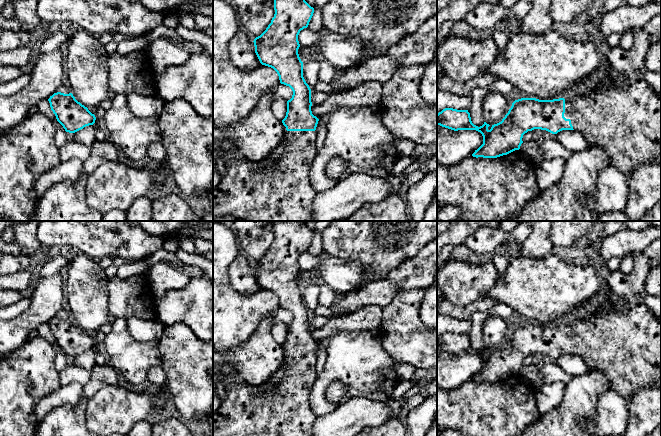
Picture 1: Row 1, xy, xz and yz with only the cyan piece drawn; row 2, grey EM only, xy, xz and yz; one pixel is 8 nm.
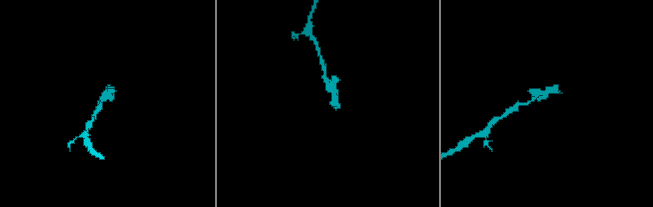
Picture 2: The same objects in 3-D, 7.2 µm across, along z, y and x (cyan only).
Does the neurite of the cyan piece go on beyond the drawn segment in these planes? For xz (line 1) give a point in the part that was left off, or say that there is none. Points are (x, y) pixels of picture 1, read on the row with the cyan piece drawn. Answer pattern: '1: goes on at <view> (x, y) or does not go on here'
1: goes on at xz (277, 188)

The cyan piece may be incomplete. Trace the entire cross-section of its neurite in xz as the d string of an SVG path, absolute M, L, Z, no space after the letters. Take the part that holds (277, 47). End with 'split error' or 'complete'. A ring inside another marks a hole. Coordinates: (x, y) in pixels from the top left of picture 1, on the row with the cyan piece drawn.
M274 0L274 10L271 23L253 42L260 63L273 68L280 83L289 86L293 91L292 98L287 101L286 116L282 120L283 137L280 144L261 161L249 162L239 157L230 157L226 164L226 173L213 192L213 217L229 214L242 221L313 221L312 203L317 192L311 185L309 172L317 154L315 130L319 119L311 111L311 89L303 77L303 62L298 54L298 35L308 27L314 8L305 0Z; split error

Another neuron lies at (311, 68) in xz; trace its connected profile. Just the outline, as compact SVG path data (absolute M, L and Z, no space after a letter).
M311 59L303 62L303 77L312 89L319 79L320 62L319 59Z

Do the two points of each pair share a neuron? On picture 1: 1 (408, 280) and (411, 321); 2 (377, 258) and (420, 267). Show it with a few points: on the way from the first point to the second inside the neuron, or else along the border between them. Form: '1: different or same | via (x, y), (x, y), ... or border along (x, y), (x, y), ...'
1: different | border along (425, 289), (399, 291)
2: different | border along (421, 249), (391, 269), (385, 279)

